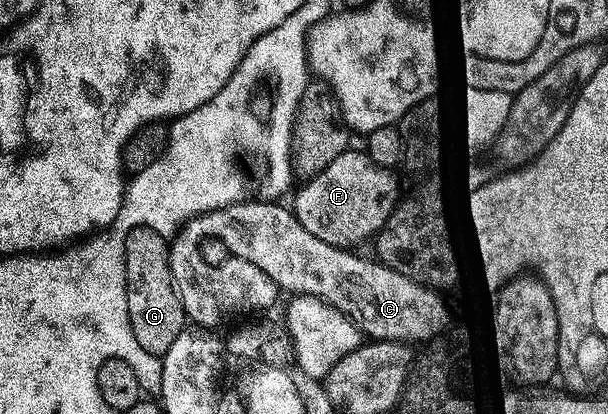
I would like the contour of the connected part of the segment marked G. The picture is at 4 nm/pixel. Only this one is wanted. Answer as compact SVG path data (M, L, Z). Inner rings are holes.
M134 227L123 247L123 282L126 284L129 324L136 343L147 356L165 355L172 341L184 329L186 316L174 284L171 250L167 238L147 227Z

